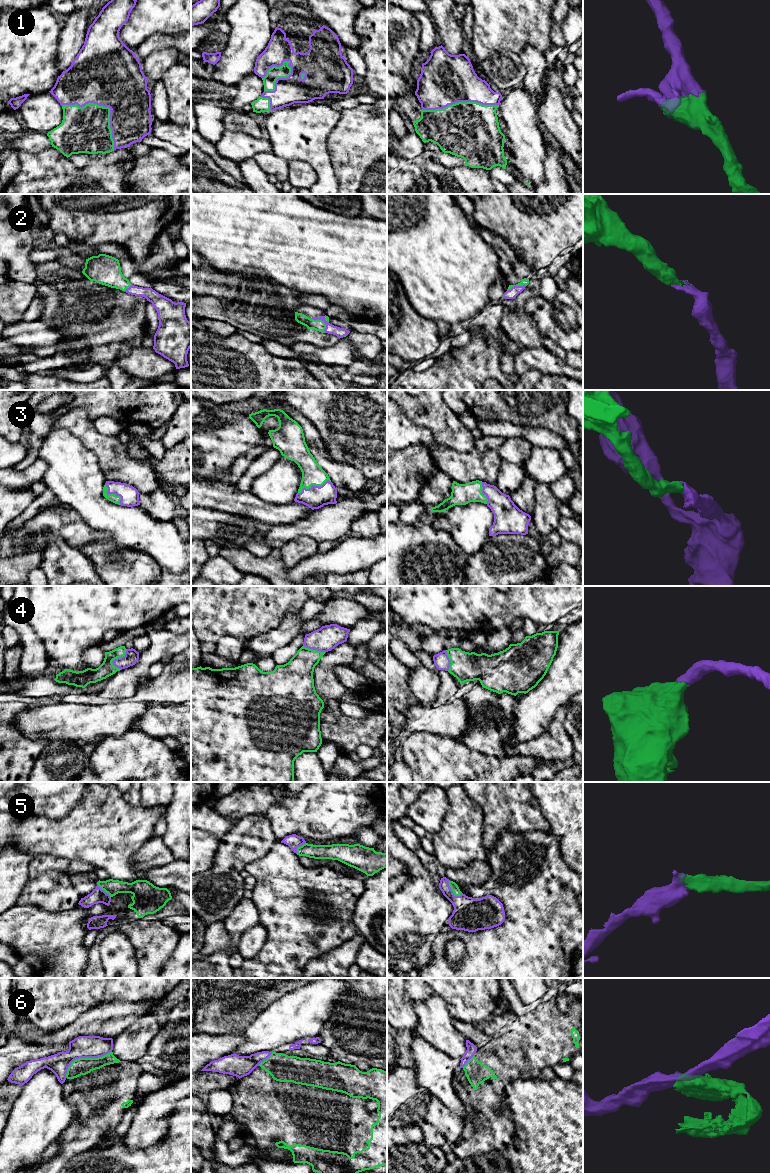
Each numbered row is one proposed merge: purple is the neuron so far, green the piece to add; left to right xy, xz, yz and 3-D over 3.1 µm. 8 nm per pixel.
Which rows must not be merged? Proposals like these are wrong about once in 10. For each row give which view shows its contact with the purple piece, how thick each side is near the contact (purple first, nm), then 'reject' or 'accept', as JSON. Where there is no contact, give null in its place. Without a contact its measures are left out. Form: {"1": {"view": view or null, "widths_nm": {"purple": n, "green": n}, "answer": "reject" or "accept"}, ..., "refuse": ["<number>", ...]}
{"1": {"view": "xy", "widths_nm": {"purple": 500, "green": 380}, "answer": "accept"}, "2": {"view": "xz", "widths_nm": {"purple": 80, "green": 90}, "answer": "accept"}, "3": {"view": "xz", "widths_nm": {"purple": 180, "green": 180}, "answer": "accept"}, "4": {"view": "xy", "widths_nm": {"purple": 110, "green": 120}, "answer": "accept"}, "5": {"view": "yz", "widths_nm": {"purple": 260, "green": 70}, "answer": "accept"}, "6": {"view": "xy", "widths_nm": {"purple": 180, "green": 140}, "answer": "reject"}, "refuse": ["6"]}

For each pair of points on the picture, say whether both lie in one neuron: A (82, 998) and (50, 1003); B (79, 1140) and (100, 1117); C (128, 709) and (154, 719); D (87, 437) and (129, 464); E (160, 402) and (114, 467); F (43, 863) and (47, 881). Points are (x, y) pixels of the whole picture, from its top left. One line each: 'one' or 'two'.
A: one
B: one
C: two
D: one
E: two
F: two

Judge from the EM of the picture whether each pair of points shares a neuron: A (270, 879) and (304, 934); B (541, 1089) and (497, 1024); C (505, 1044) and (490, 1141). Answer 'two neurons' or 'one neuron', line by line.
A: one neuron
B: two neurons
C: one neuron

